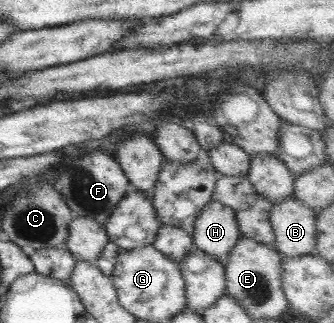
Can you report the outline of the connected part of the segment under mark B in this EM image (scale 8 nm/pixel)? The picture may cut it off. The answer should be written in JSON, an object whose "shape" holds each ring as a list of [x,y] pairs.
{"shape":[[[295,195],[273,204],[270,222],[275,240],[273,247],[283,258],[315,252],[317,211],[303,206]]]}

